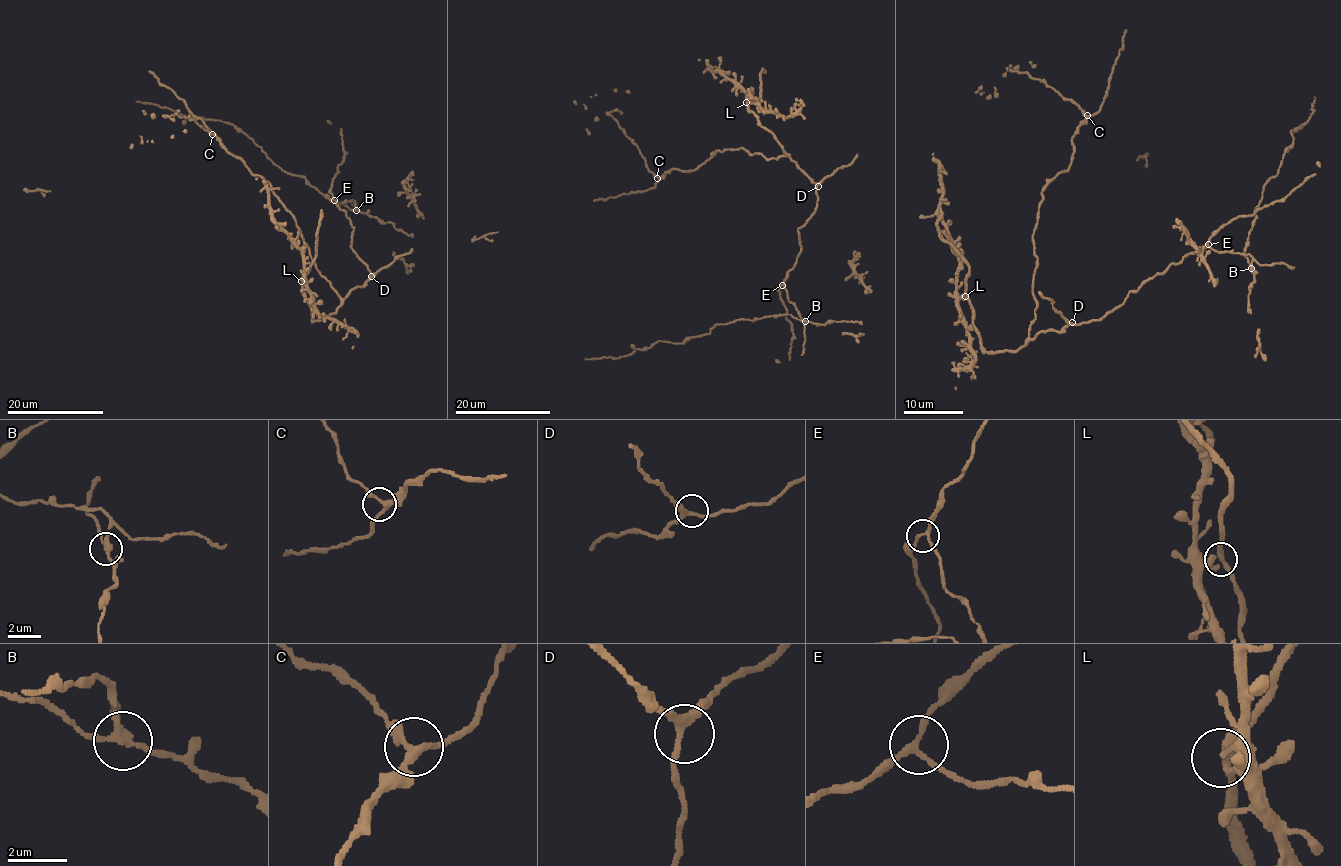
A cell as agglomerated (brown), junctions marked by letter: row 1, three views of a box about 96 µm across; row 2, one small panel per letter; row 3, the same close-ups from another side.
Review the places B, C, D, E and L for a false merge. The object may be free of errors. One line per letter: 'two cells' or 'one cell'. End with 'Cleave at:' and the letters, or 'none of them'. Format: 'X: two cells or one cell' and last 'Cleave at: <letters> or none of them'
B: two cells
C: one cell
D: one cell
E: one cell
L: one cell
Cleave at: B

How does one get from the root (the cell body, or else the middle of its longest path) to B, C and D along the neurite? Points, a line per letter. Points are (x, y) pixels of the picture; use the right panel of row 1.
B: (1029, 332), (1032, 339), (1070, 324), (1100, 321), (1143, 283), (1205, 246), (1247, 254), (1250, 268)
C: (1029, 332), (1036, 308), (1032, 233), (1038, 206), (1044, 188), (1069, 168), (1072, 138), (1087, 115)
D: (1029, 332), (1032, 339), (1041, 331), (1061, 331), (1072, 322)

